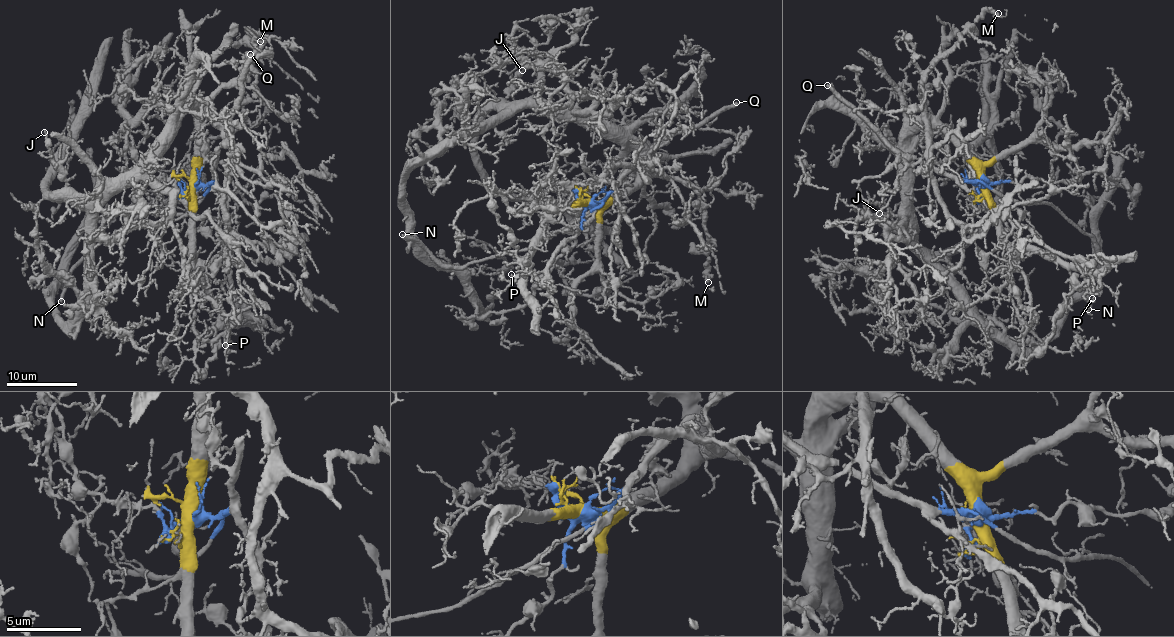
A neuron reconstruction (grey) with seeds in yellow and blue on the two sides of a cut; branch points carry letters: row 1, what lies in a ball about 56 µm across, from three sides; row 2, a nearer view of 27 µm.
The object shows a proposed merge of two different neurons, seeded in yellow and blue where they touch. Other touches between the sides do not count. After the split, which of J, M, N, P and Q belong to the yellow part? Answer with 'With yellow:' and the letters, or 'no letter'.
With yellow: J, M

